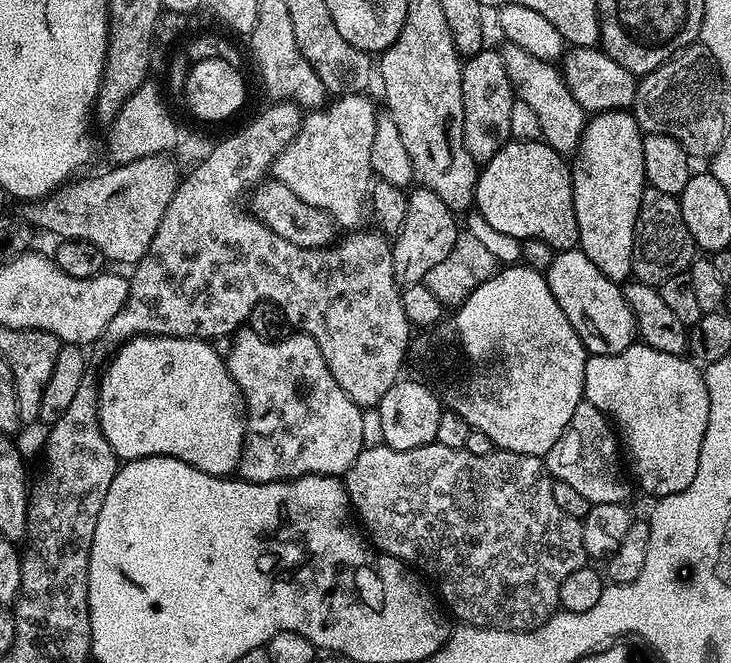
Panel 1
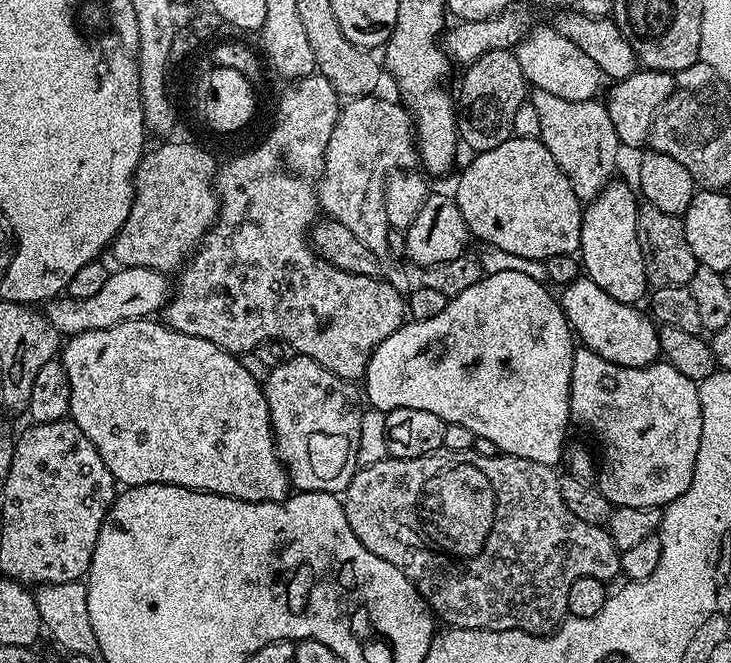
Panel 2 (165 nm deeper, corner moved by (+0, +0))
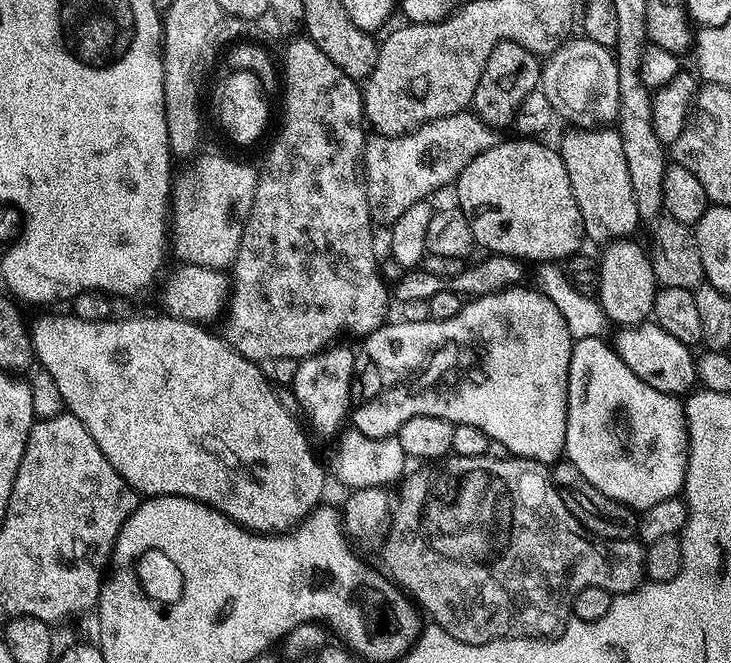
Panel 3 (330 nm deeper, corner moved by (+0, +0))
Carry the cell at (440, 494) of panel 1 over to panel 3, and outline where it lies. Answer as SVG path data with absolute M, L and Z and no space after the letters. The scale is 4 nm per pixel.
M455 454L439 461L435 466L424 466L421 472L409 471L403 477L404 493L394 508L394 519L390 525L386 541L383 543L384 564L388 567L387 575L405 593L408 593L426 613L431 623L438 625L446 634L450 634L458 642L467 644L485 644L495 640L509 640L510 638L530 638L531 640L543 640L551 638L564 631L564 625L572 616L572 603L582 590L590 586L598 586L602 590L613 594L622 592L634 592L641 584L645 583L646 552L645 545L639 539L631 540L603 540L600 536L593 536L587 532L566 510L566 502L558 494L558 490L552 481L552 473L545 465L536 460L521 460L513 458L490 458L479 456L478 458L462 458Z

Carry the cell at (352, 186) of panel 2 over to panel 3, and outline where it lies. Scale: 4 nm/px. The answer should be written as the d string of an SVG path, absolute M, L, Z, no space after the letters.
M465 110L431 120L421 128L415 128L407 136L375 135L364 146L362 176L368 190L368 205L377 225L391 226L399 216L406 214L410 206L420 200L428 200L431 192L451 185L460 172L478 154L490 150L498 143L497 129L491 128L471 110Z

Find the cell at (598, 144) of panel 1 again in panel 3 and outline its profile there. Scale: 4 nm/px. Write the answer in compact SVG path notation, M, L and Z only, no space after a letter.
M629 238L624 241L613 241L608 247L603 249L604 257L599 257L600 264L600 288L598 291L598 301L602 310L608 316L609 321L616 326L635 326L643 324L652 315L654 298L658 291L652 257L640 244L635 244L635 239Z

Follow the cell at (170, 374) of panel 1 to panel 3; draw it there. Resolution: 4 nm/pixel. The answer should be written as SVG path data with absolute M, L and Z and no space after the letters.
M71 314L65 316L40 316L30 324L32 350L39 367L44 368L58 385L64 399L64 407L74 418L86 426L90 438L98 442L98 450L106 454L106 462L122 474L122 478L141 497L185 496L208 504L223 516L228 516L236 524L241 524L249 532L257 534L285 534L292 532L311 517L315 508L321 507L324 496L324 468L318 457L312 453L312 444L304 433L305 425L299 419L286 414L278 402L276 389L271 379L264 374L261 365L247 360L241 352L236 352L223 335L215 336L207 327L191 324L167 314L160 316L132 316L129 320L103 320L102 322L82 322L82 318Z

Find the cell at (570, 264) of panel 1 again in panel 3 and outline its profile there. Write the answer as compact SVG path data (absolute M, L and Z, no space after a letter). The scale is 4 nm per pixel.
M645 322L635 326L624 326L614 339L616 352L646 382L646 386L654 386L654 390L662 390L666 394L677 398L691 393L697 387L698 379L696 376L697 357L692 356L693 349L687 344L678 342L678 338L666 334L662 326L654 322Z

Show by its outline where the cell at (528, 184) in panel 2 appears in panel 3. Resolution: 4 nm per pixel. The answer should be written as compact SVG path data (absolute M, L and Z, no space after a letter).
M516 138L518 140L501 139L490 150L486 150L482 154L478 154L478 158L474 158L474 162L470 162L470 166L466 166L461 170L460 176L454 181L454 189L456 188L455 203L466 214L466 218L470 222L470 230L474 234L477 245L488 254L498 256L514 256L521 262L529 262L528 260L538 260L537 262L564 262L575 256L586 244L584 234L584 219L578 210L578 202L574 202L574 190L570 186L570 174L566 174L566 166L561 158L559 151L555 147L547 148L546 145L540 144L536 138Z

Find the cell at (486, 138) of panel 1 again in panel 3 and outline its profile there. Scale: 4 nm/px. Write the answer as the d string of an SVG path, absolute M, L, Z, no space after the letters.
M500 40L494 50L490 50L490 58L486 58L486 66L482 66L482 78L478 78L478 90L474 90L471 111L482 118L491 128L503 130L516 119L518 106L522 106L522 98L530 94L540 83L542 71L541 61L526 46L518 46L518 42Z

